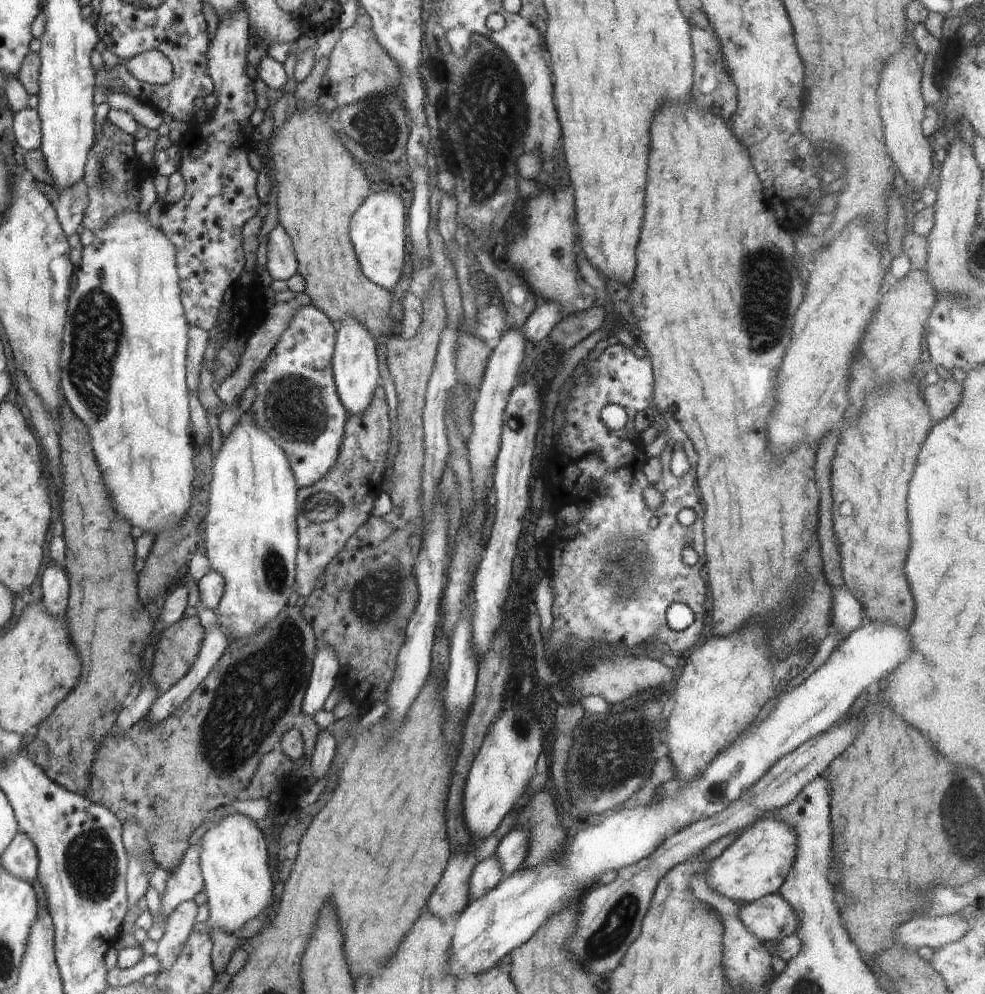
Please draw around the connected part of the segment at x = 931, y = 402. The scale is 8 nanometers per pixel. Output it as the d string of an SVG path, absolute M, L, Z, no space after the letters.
M941 378L936 384L927 385L924 390L924 402L932 420L938 422L950 416L958 408L962 393L963 385L953 378L947 380Z

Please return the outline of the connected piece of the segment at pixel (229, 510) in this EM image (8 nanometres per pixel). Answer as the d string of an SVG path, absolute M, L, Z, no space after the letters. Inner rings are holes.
M245 409L230 436L222 439L220 450L213 459L212 478L208 487L208 512L202 522L210 570L218 572L224 580L224 594L215 613L217 623L228 636L229 643L238 636L252 636L260 628L268 626L287 606L288 598L294 592L298 552L298 490L288 456Z

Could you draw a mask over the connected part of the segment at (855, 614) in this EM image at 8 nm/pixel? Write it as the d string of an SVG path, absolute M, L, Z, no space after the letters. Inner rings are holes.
M838 586L834 588L832 600L832 625L830 632L841 634L846 640L852 632L856 632L864 623L863 608L860 602L852 596L849 588Z

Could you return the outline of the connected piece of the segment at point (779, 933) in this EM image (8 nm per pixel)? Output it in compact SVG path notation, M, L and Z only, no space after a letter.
M780 893L766 895L751 903L740 904L738 918L762 942L776 942L796 932L798 918Z

